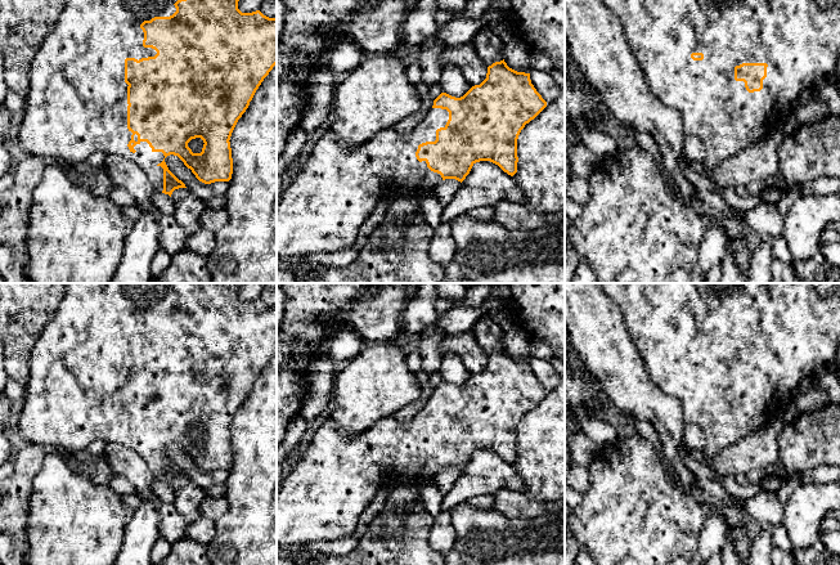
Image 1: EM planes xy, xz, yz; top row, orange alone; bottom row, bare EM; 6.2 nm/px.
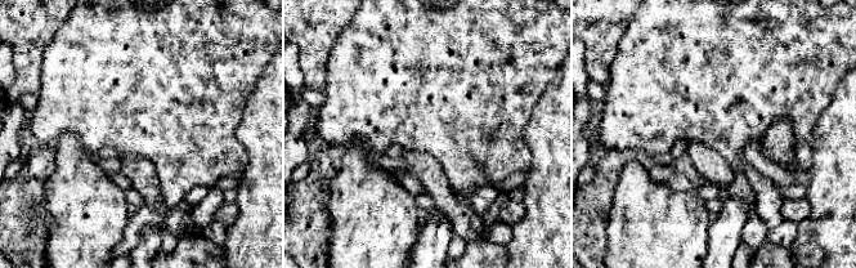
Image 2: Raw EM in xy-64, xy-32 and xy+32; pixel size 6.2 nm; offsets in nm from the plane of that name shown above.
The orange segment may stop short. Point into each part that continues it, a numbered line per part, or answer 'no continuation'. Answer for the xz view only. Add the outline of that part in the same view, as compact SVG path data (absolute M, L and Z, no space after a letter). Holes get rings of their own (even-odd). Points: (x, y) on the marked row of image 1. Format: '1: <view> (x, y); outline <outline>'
1: xz (322, 210); outline M431 108L426 112L417 126L408 131L408 133L397 133L395 126L390 126L387 129L379 130L376 133L369 140L363 144L356 145L355 148L343 148L336 139L336 134L333 130L327 130L318 142L315 142L315 147L313 153L307 157L307 161L297 178L286 187L284 192L278 197L277 203L277 259L282 263L292 263L296 259L305 257L307 255L323 252L323 254L332 254L345 248L349 248L355 245L355 239L358 237L358 232L365 219L374 211L376 206L382 202L390 202L399 190L406 189L413 193L418 193L421 197L430 192L435 192L435 188L443 181L440 174L431 171L427 167L426 161L419 162L415 157L415 152L418 145L426 142L435 142L436 140L436 130L440 127L445 127L449 120L449 112L441 108Z

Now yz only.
1: yz (799, 41); outline M602 0L612 10L624 27L625 40L637 58L644 80L659 100L677 109L683 118L683 131L687 136L698 138L705 145L704 165L713 169L746 147L767 138L781 129L794 113L795 102L807 89L828 77L836 67L840 50L840 4L822 9L816 0ZM742 63L767 63L767 77L760 91L749 93L744 81L735 80L735 67Z

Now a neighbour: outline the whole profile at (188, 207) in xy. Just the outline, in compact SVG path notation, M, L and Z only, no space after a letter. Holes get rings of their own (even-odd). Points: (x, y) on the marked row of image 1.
M188 188L175 189L171 194L174 199L174 218L184 228L188 236L201 229L199 216L206 208L202 199L194 196Z

